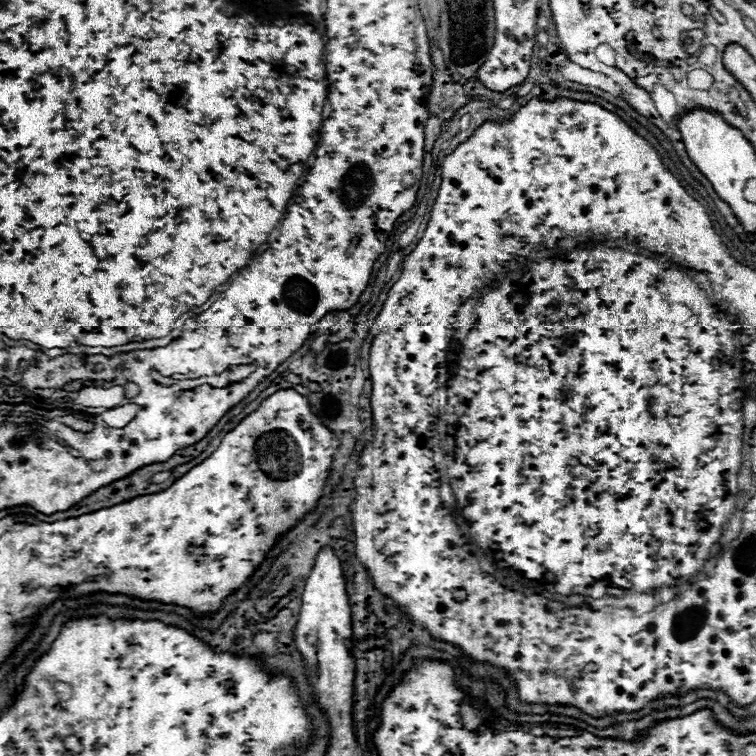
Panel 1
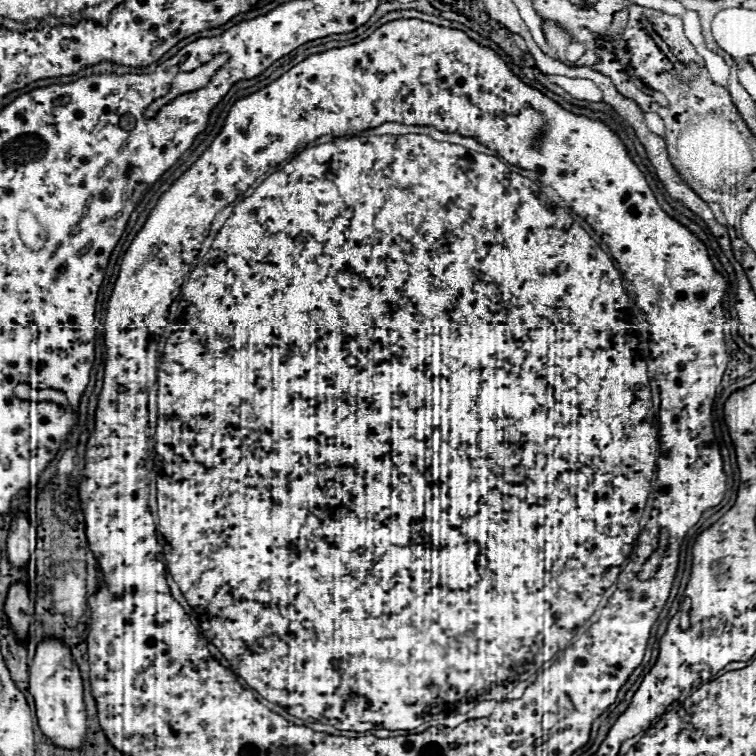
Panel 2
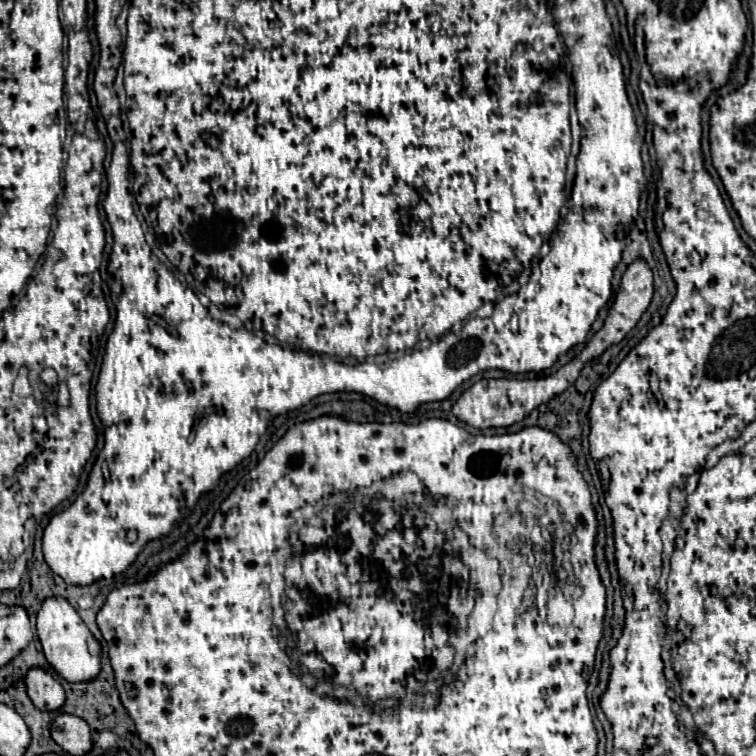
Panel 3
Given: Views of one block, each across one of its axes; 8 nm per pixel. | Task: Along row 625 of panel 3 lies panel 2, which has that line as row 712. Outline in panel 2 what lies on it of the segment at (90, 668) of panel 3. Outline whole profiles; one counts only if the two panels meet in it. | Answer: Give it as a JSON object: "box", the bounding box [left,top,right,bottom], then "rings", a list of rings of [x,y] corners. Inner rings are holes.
{"box":[30,638,86,748],"rings":[[[44,638],[36,646],[34,662],[30,666],[30,694],[36,702],[38,726],[46,738],[60,748],[82,748],[86,740],[86,708],[82,700],[82,678],[76,666],[62,668],[60,660],[70,658],[70,648],[58,638]]]}

